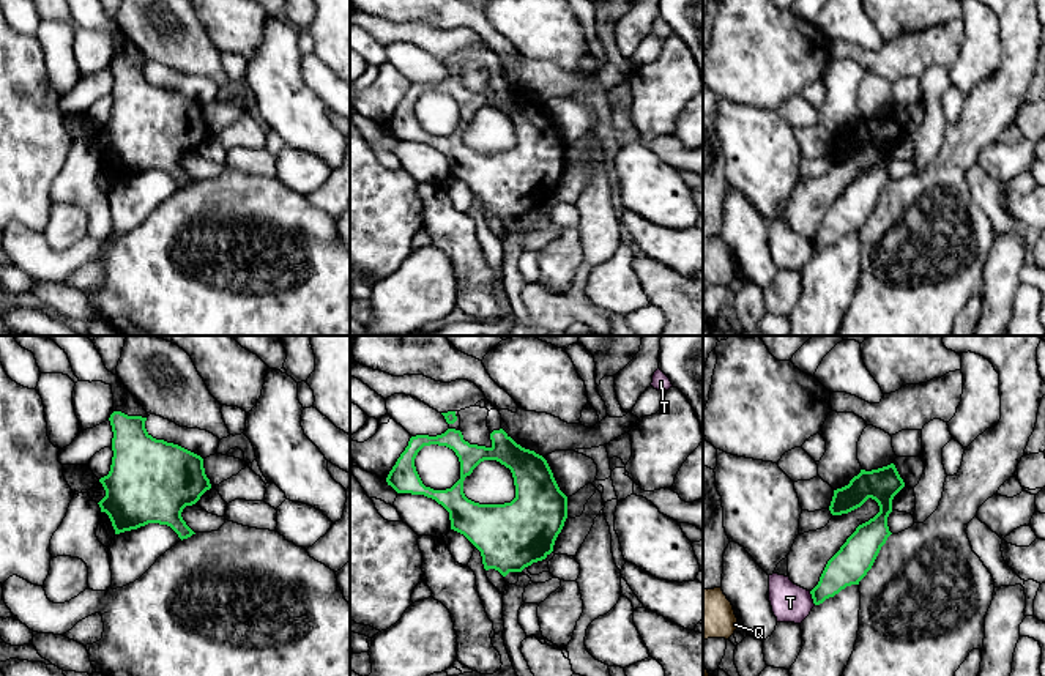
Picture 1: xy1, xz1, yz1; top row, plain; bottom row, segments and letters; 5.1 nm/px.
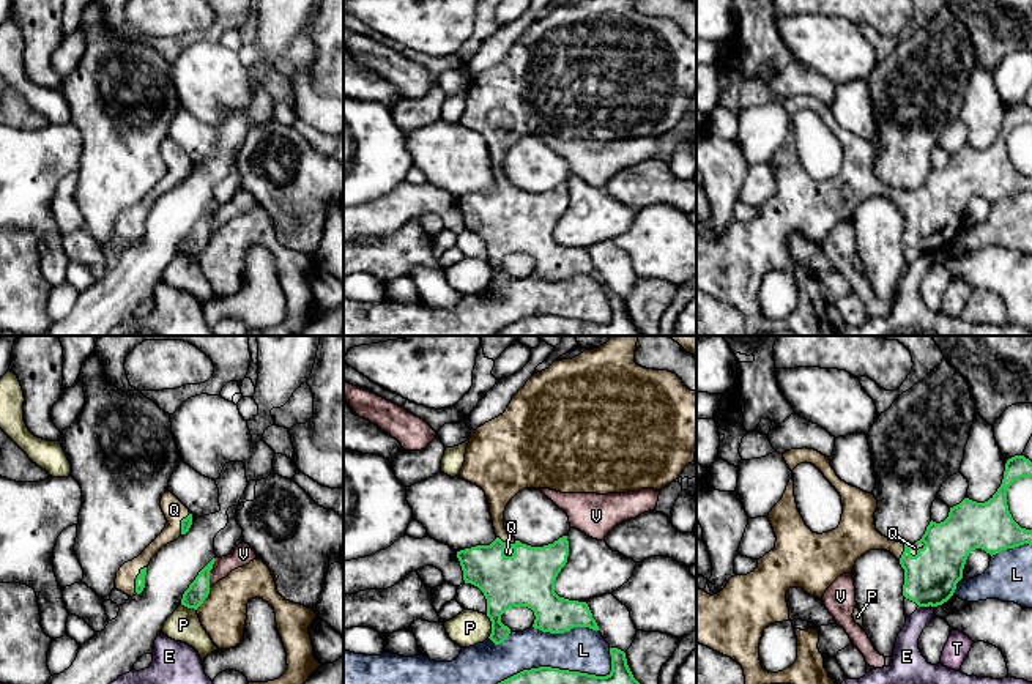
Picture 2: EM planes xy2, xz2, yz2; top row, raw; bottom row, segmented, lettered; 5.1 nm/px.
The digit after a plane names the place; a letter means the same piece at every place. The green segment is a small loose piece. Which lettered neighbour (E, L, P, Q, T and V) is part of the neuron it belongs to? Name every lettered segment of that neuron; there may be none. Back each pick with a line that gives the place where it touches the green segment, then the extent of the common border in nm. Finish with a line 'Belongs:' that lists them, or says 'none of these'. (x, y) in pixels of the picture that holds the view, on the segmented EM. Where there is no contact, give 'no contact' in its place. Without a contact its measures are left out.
Q: xy2 (136, 580) | 150 nm
Belongs: Q

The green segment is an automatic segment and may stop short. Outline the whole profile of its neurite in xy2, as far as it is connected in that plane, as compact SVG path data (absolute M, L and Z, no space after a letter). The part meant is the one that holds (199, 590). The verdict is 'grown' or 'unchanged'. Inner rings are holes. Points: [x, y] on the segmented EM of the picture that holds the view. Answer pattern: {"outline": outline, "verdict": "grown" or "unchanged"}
{"outline": "M214 558L199 572L184 591L181 605L194 608L213 643L230 649L241 643L247 619L247 604L260 597L276 613L276 624L287 651L287 671L274 681L249 684L304 684L321 665L314 657L309 627L317 613L304 605L285 600L279 593L269 567L262 559L232 571L214 586L210 571Z", "verdict": "grown"}

